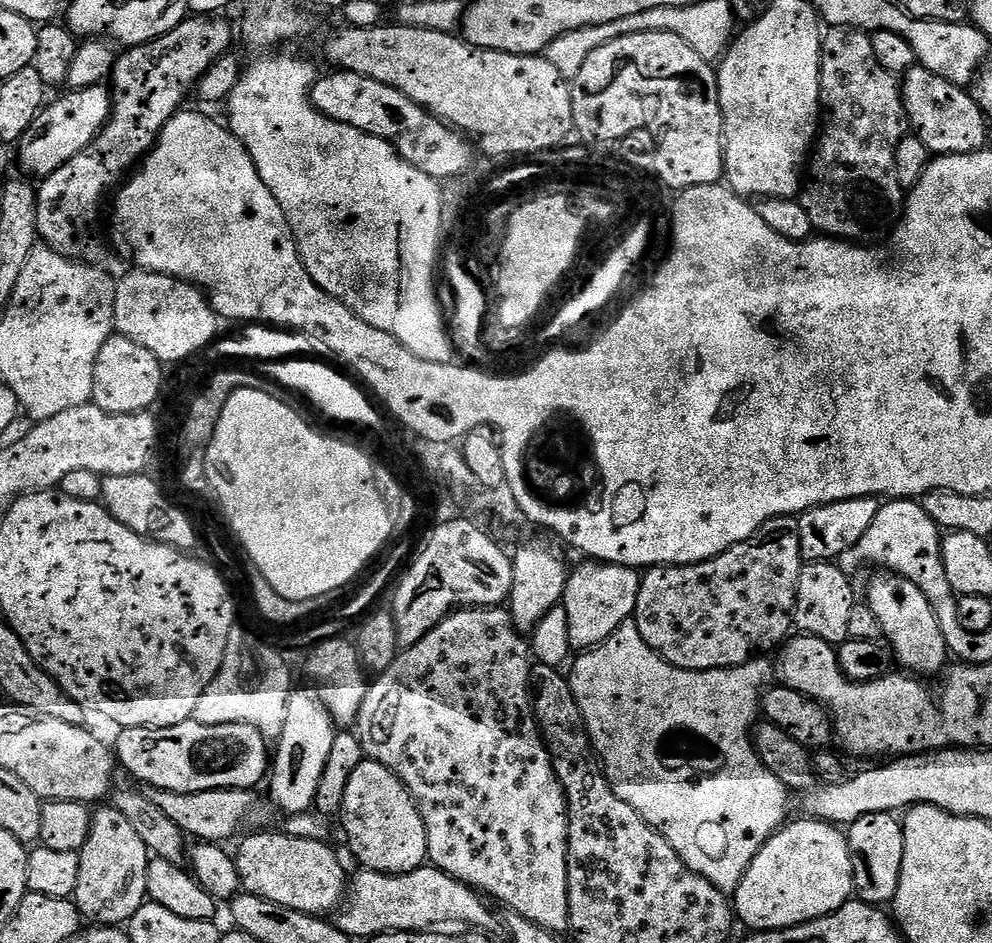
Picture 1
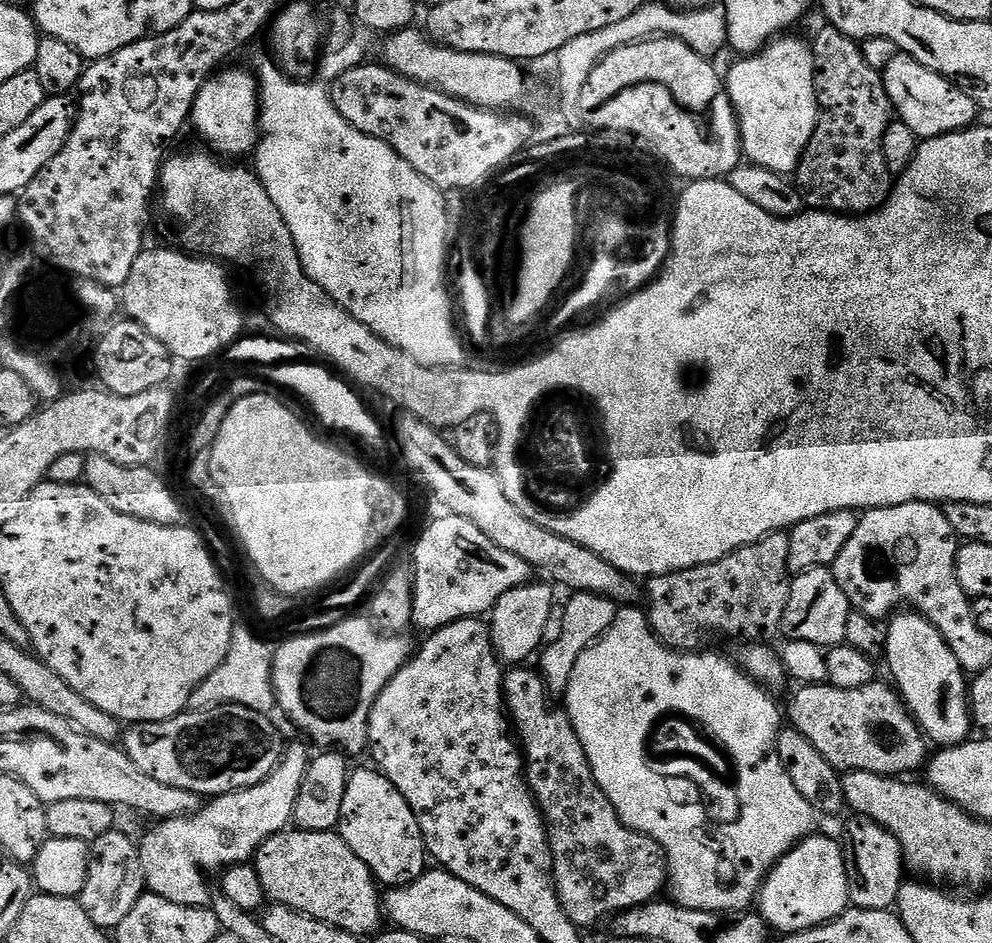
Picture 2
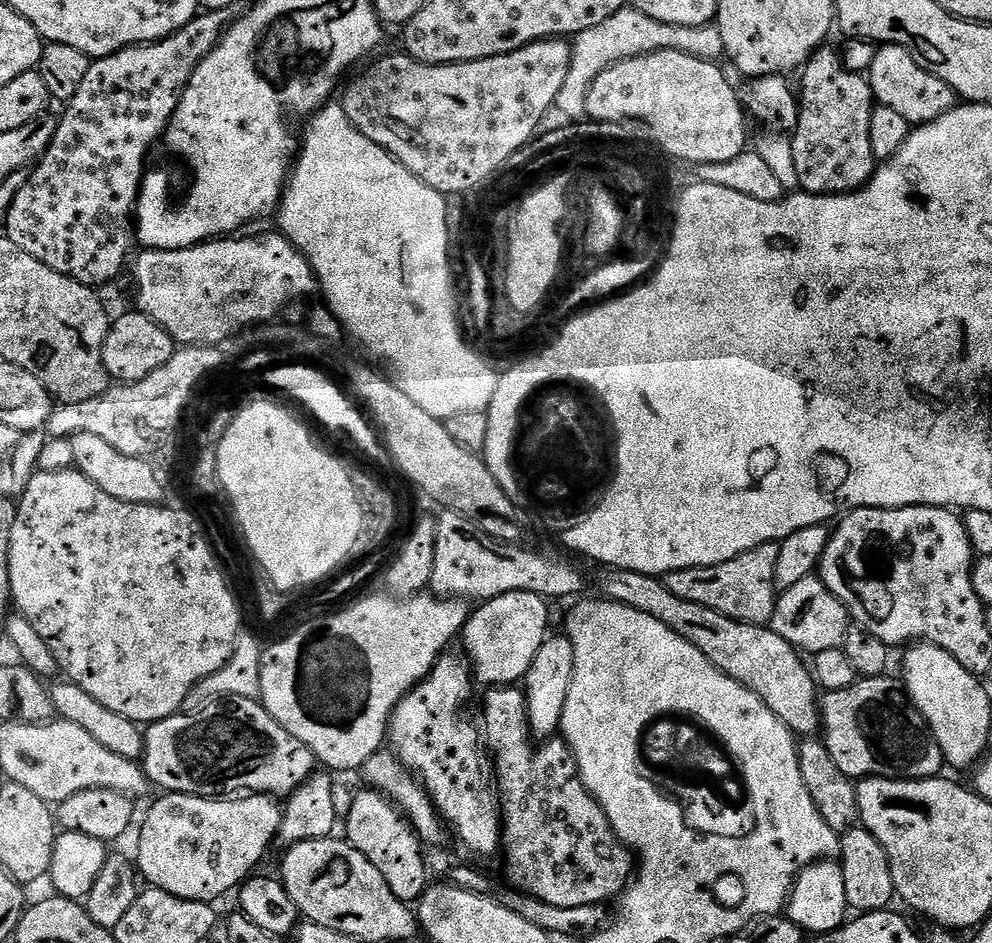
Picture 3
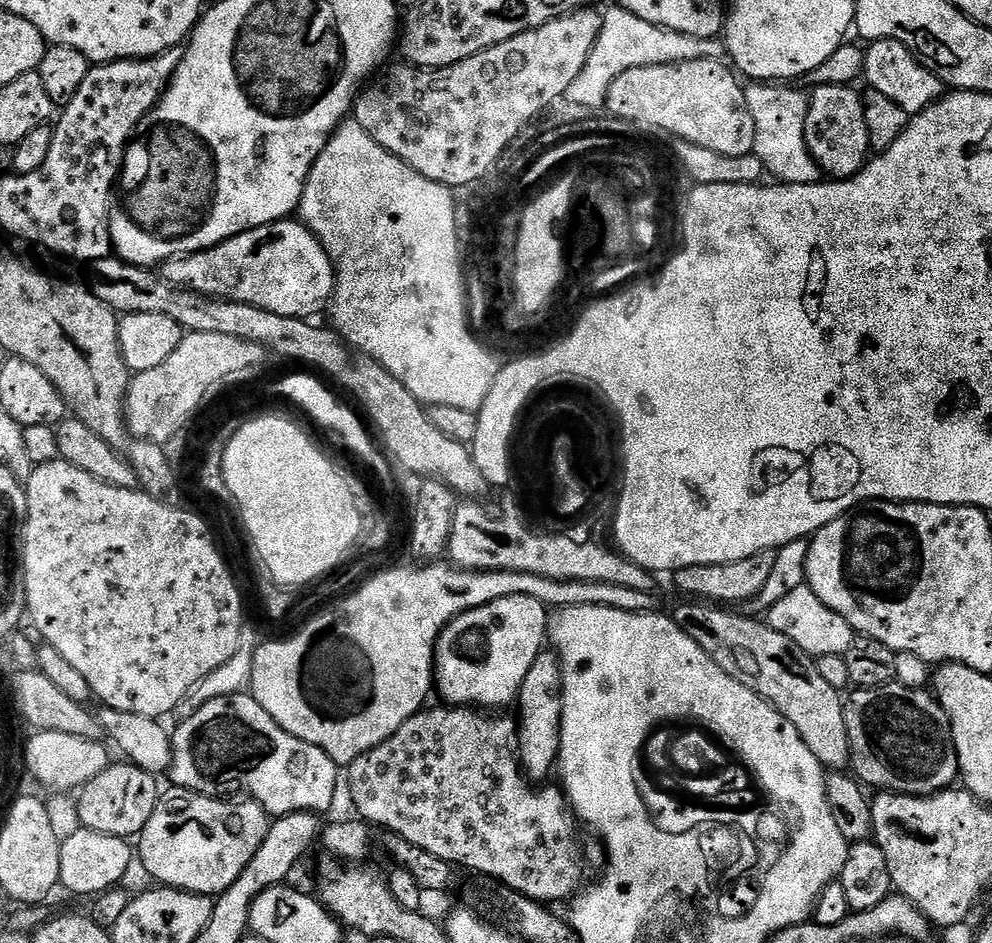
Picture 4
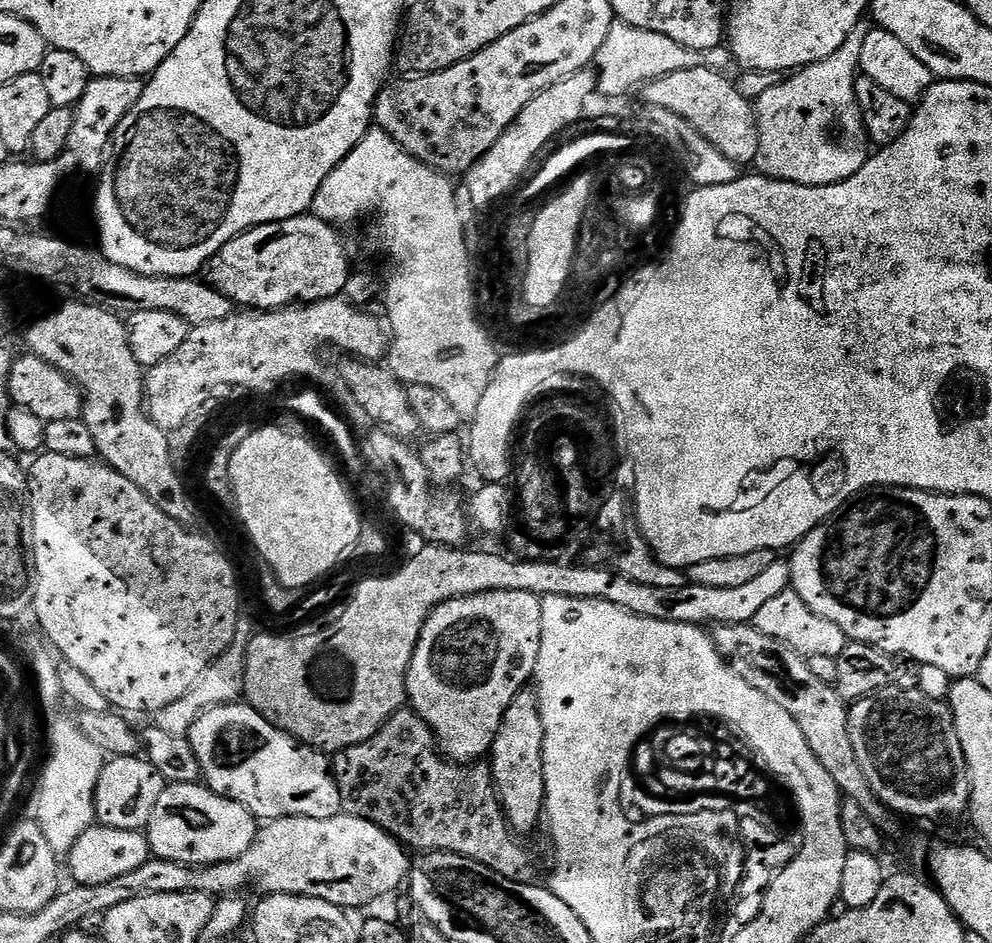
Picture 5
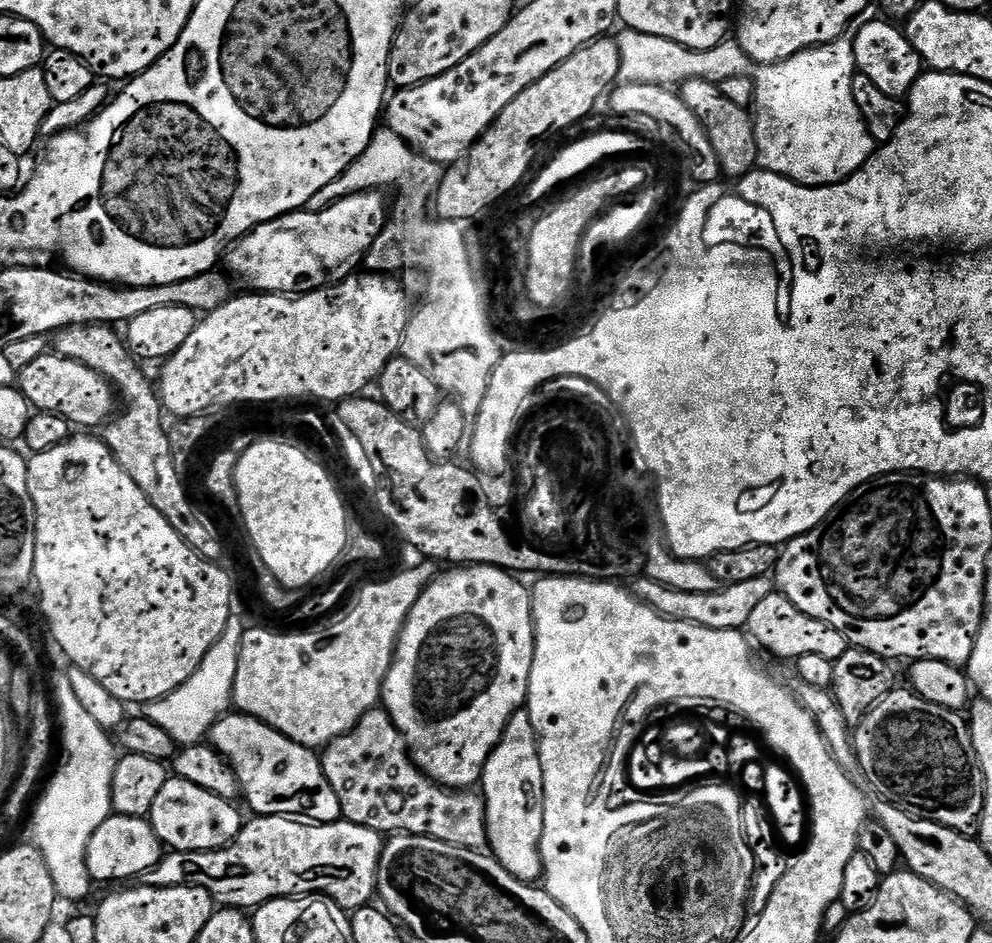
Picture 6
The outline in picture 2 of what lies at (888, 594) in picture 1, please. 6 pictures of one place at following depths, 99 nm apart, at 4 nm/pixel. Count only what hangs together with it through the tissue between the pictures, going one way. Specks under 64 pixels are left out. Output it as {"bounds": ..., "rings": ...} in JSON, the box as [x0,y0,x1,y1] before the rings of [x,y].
{"bounds":[884,610,974,748],"rings":[[[915,610],[897,611],[887,621],[886,631],[888,641],[884,656],[892,671],[890,680],[912,713],[912,719],[933,745],[950,748],[953,744],[965,743],[974,732],[970,684],[946,638],[942,638],[940,631]]]}

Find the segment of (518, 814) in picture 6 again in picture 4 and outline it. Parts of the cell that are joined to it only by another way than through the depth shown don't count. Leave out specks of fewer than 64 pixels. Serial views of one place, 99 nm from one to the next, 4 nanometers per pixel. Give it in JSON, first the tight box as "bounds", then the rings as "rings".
{"bounds":[518,650,561,781],"rings":[[[552,650],[540,652],[538,658],[534,658],[534,666],[530,666],[526,674],[526,682],[522,682],[518,697],[518,759],[529,781],[547,781],[548,771],[557,767],[560,755],[561,691],[559,656]]]}

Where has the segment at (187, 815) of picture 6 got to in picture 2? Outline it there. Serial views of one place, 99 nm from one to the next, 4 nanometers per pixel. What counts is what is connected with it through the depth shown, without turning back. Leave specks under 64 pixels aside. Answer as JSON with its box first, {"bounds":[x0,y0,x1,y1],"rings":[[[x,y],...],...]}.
{"bounds":[138,743,310,907],"rings":[[[289,743],[280,765],[261,784],[240,792],[227,792],[225,796],[209,799],[191,816],[152,826],[156,828],[150,829],[138,844],[147,891],[182,906],[209,907],[210,891],[204,872],[219,873],[249,863],[271,836],[285,831],[293,823],[294,806],[310,759],[309,745],[304,744]]]}

